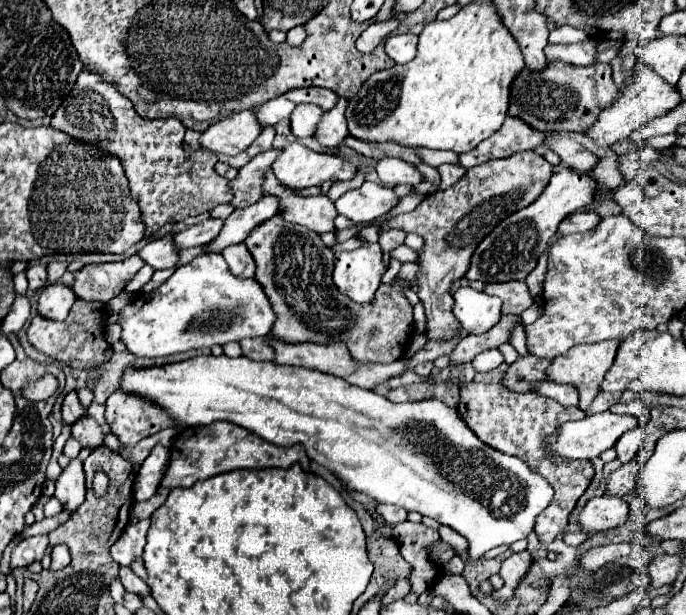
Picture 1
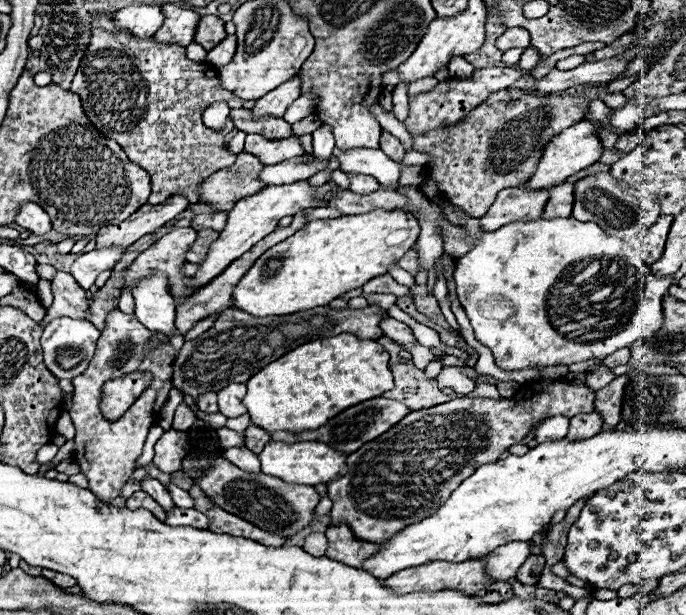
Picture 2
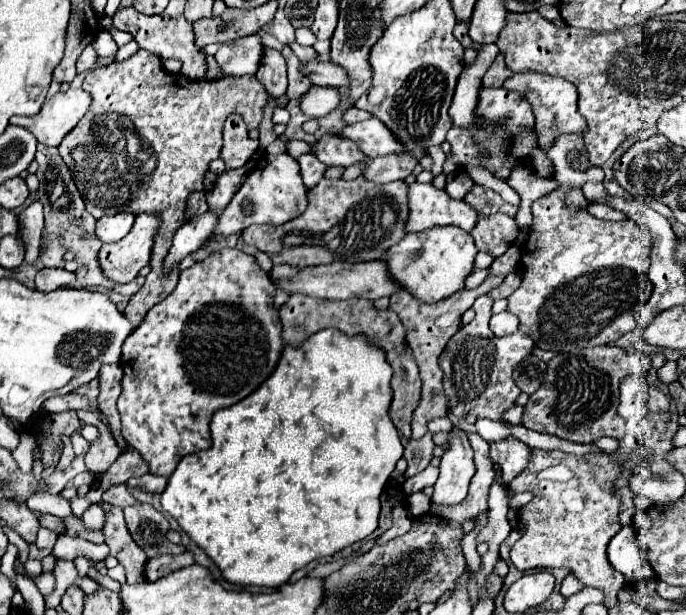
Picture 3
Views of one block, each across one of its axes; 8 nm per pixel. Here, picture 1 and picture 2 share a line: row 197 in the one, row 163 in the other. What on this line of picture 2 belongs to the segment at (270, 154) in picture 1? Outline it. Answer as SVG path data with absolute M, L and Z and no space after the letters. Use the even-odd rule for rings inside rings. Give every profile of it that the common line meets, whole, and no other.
M240 152L232 166L222 168L204 180L200 186L200 200L216 206L220 212L230 212L236 200L252 196L252 192L264 188L264 184L258 180L260 170L262 162L256 160L254 154Z

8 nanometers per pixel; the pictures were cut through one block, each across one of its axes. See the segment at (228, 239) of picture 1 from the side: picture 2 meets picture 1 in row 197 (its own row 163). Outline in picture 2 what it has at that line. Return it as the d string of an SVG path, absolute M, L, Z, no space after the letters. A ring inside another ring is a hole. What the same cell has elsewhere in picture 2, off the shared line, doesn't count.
M248 134L244 152L258 156L262 164L276 164L294 156L302 156L304 148L300 144L300 136L296 134L282 140L268 140L262 134Z

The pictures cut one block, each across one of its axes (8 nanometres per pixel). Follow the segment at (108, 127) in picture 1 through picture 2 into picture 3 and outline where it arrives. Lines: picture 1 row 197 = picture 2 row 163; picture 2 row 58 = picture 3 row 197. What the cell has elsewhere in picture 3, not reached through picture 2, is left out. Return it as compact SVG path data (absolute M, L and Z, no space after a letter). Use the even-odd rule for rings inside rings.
M138 50L124 62L110 62L108 66L98 66L86 74L82 84L86 92L92 96L92 106L88 114L84 114L82 122L78 122L68 136L64 136L62 144L58 146L62 160L70 168L70 174L80 190L86 210L94 218L112 216L118 212L132 212L136 214L156 214L160 216L160 230L156 234L156 242L152 246L152 262L150 274L138 294L132 296L124 316L138 326L144 320L144 314L164 300L178 282L178 266L174 266L168 274L164 272L164 256L172 246L174 232L186 220L186 202L192 192L204 190L204 176L210 168L214 158L220 158L222 150L222 128L226 116L232 112L240 114L248 126L254 130L260 126L264 104L270 98L264 86L250 74L240 78L222 78L222 80L190 80L182 74L168 74L162 68L160 58L152 52Z

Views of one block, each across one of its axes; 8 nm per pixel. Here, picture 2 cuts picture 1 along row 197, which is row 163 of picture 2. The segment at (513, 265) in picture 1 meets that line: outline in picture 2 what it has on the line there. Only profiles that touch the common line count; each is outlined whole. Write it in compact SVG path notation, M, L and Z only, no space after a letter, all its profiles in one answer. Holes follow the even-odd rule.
M582 120L580 124L574 124L572 128L568 128L568 132L562 132L560 136L556 136L556 140L552 140L552 144L548 144L548 148L544 150L544 156L536 168L536 172L532 174L532 178L528 180L528 184L524 188L552 188L558 186L562 182L566 182L568 176L592 166L594 162L600 160L602 156L602 140L596 136L598 126L592 120Z

